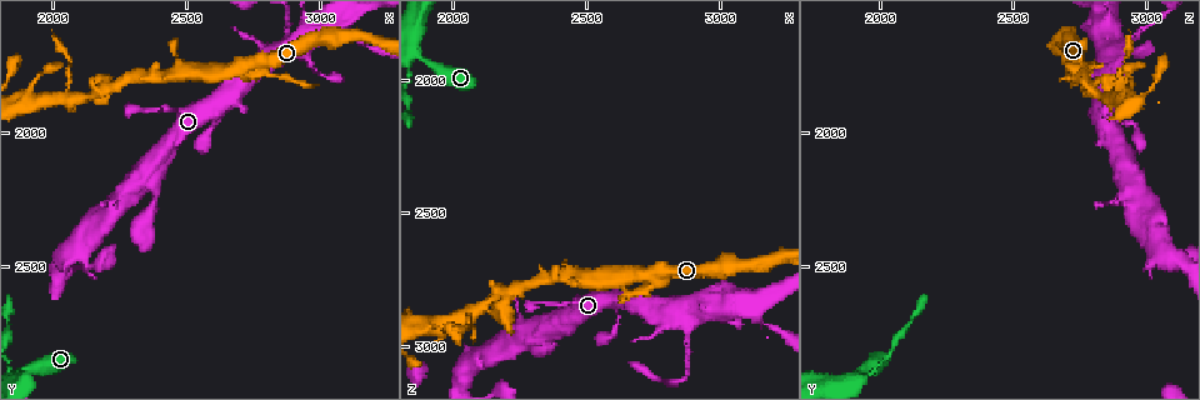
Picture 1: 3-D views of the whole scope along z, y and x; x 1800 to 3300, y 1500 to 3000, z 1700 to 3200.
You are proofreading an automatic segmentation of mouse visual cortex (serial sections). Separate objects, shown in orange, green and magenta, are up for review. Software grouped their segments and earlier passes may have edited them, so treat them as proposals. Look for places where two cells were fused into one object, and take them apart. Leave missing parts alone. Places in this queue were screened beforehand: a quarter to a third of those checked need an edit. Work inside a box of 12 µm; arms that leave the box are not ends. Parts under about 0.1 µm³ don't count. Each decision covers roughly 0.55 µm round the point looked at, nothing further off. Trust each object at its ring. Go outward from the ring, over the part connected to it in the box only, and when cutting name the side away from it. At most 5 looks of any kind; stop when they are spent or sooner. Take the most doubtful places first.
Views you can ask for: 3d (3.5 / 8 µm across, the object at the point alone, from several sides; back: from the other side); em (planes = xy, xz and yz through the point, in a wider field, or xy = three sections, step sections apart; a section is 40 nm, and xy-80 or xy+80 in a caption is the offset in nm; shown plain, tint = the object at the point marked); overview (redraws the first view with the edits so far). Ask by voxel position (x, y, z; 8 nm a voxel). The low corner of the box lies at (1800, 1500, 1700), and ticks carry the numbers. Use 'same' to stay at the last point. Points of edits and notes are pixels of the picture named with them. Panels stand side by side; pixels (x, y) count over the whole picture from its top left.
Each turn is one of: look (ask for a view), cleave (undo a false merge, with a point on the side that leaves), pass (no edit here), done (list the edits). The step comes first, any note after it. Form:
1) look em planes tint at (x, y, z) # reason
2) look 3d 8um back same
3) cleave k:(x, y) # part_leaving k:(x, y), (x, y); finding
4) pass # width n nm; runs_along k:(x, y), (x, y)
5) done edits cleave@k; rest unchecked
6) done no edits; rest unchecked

look 3d 3.5um at (2200, 1840, 2790) # abrupt turn

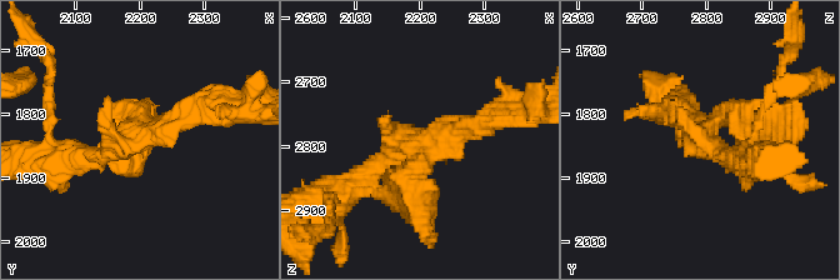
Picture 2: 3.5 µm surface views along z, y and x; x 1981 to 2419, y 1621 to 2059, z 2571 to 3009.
look em planes tint at (2200, 1830, 2795)

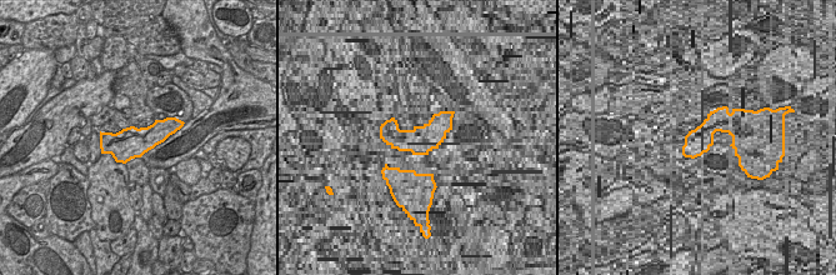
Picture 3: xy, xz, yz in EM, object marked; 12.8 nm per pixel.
pass # runs_along 2:(488, 119), (408, 144), (350, 183); one cell here

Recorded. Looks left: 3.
look 3d 3.5um at (2860, 1670, 2910)

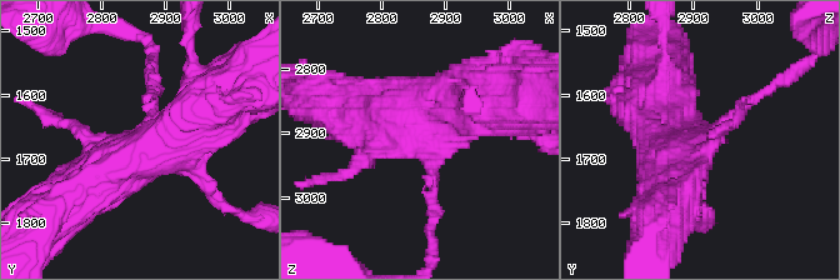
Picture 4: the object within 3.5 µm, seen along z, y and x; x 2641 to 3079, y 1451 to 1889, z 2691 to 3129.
look em xy step 2 tint at (2860, 1670, 2905)

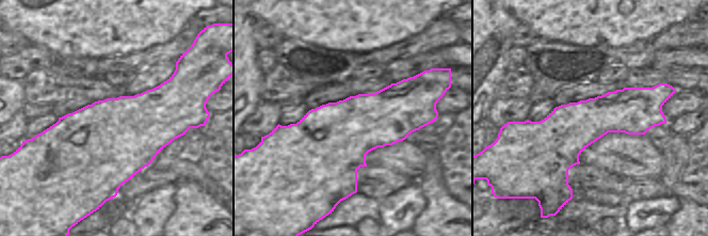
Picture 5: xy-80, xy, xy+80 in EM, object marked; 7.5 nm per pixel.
pass # width 550 nm; runs_along 4:(58, 209), (196, 118); all the same cell

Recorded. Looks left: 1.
done no edits; rest unchecked

